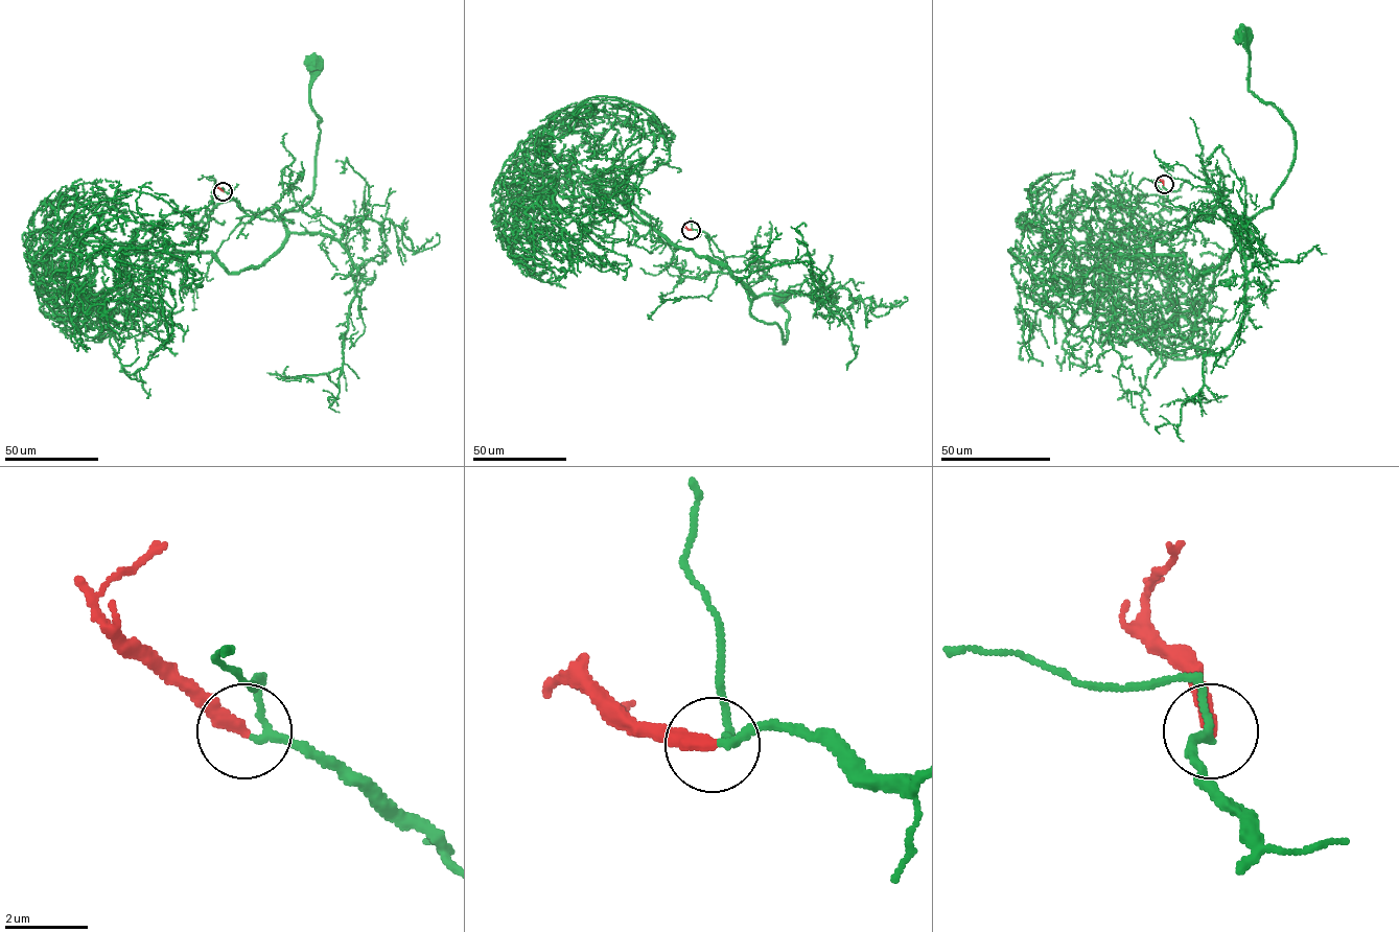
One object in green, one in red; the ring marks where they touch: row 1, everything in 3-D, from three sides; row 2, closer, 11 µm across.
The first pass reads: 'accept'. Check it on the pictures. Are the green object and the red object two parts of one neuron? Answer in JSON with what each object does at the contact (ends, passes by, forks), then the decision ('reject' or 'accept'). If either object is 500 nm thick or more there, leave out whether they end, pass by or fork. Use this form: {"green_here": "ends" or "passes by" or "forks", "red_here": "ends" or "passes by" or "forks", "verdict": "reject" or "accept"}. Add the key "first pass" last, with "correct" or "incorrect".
{"green_here": "passes by", "red_here": "ends", "verdict": "accept", "first pass": "correct"}

